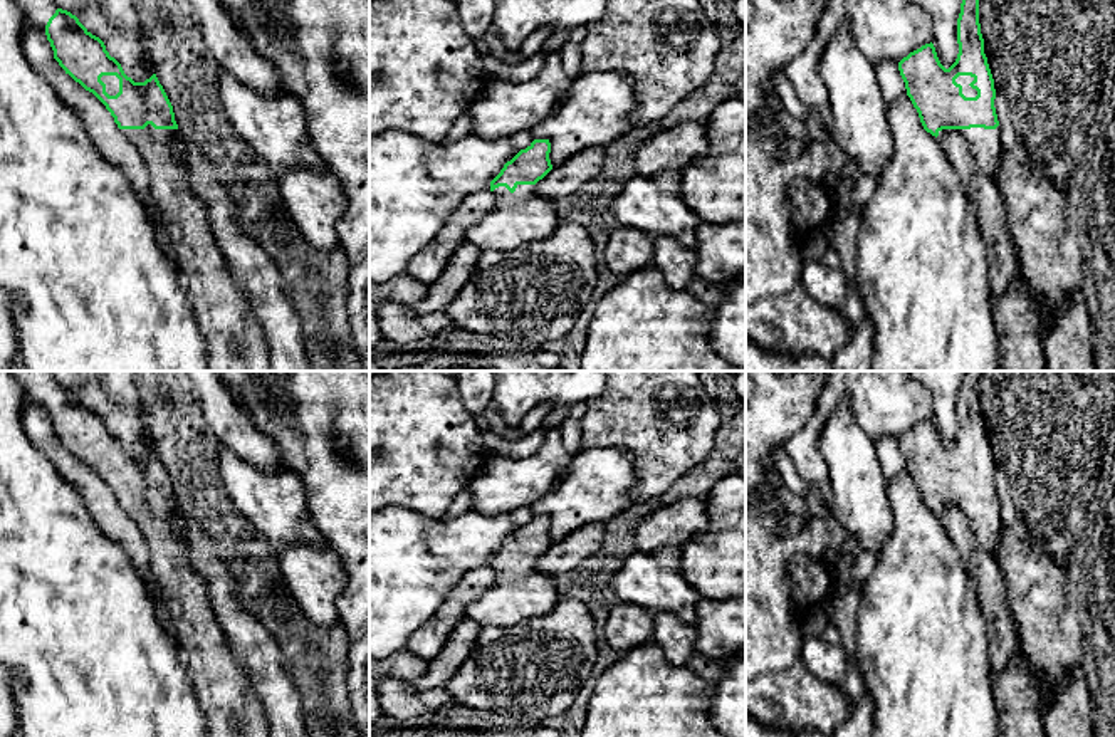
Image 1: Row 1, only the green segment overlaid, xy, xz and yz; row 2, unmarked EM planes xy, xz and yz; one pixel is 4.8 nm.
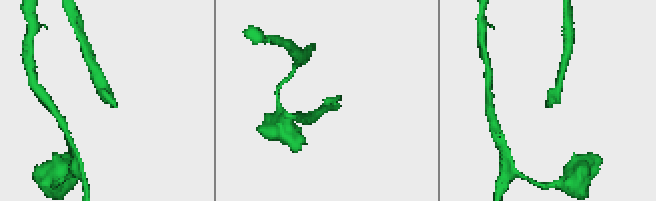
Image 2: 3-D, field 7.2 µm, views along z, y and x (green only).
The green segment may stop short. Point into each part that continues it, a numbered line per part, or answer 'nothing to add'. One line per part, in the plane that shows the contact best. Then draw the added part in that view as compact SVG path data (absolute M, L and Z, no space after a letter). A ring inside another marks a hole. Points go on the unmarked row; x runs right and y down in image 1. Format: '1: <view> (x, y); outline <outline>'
1: yz (964, 457); outline M959 452L955 455L955 458L962 462L962 470L966 473L976 473L977 472L977 467L969 462L972 457L974 457L974 453L971 453L971 452Z

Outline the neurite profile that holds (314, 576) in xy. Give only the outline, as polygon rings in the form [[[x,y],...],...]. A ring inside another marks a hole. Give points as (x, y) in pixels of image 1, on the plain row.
[[[285,546],[277,556],[277,574],[314,625],[339,625],[336,601],[348,586],[348,571],[338,554],[329,547]]]

